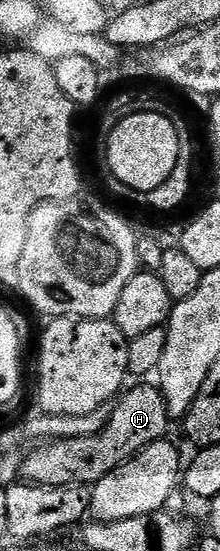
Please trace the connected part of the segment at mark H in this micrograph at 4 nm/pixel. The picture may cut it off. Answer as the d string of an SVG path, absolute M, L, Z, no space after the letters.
M136 383L132 390L129 388L116 401L113 417L97 434L84 438L45 440L37 444L35 446L37 449L24 461L23 480L34 485L50 487L63 485L91 487L106 475L110 475L110 471L114 471L122 463L126 463L131 457L136 457L150 443L165 440L169 436L168 424L170 424L166 403L159 388L155 384L148 384L152 383Z

